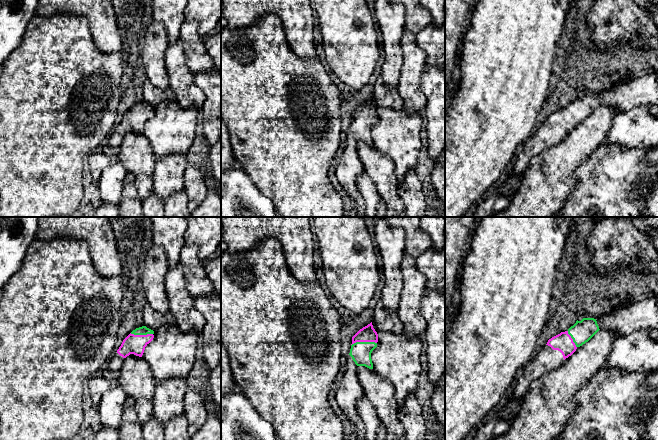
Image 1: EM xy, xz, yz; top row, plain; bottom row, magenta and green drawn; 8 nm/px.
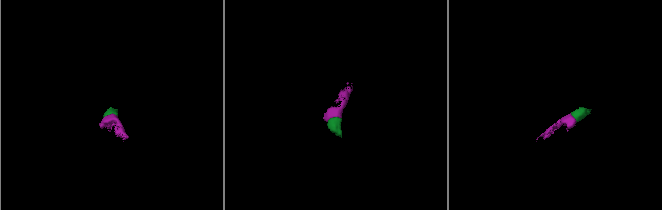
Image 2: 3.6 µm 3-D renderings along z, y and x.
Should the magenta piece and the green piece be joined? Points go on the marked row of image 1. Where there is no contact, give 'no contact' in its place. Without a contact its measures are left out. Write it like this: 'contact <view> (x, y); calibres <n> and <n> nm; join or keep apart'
contact xz (363, 341); calibres 130 and 160 nm; join

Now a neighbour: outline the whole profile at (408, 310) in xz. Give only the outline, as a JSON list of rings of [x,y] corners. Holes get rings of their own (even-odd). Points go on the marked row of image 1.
[[[405,254],[401,272],[403,290],[397,313],[404,326],[403,333],[409,337],[420,337],[423,340],[427,324],[421,315],[420,308],[425,291],[426,276],[416,269],[415,258]]]

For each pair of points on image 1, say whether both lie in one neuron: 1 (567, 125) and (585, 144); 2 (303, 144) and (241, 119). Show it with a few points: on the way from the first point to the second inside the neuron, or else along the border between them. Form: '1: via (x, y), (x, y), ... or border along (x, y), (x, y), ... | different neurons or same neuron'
1: border along (577, 123), (553, 144) | different neurons
2: via (288, 130), (281, 123), (256, 119) | same neuron

